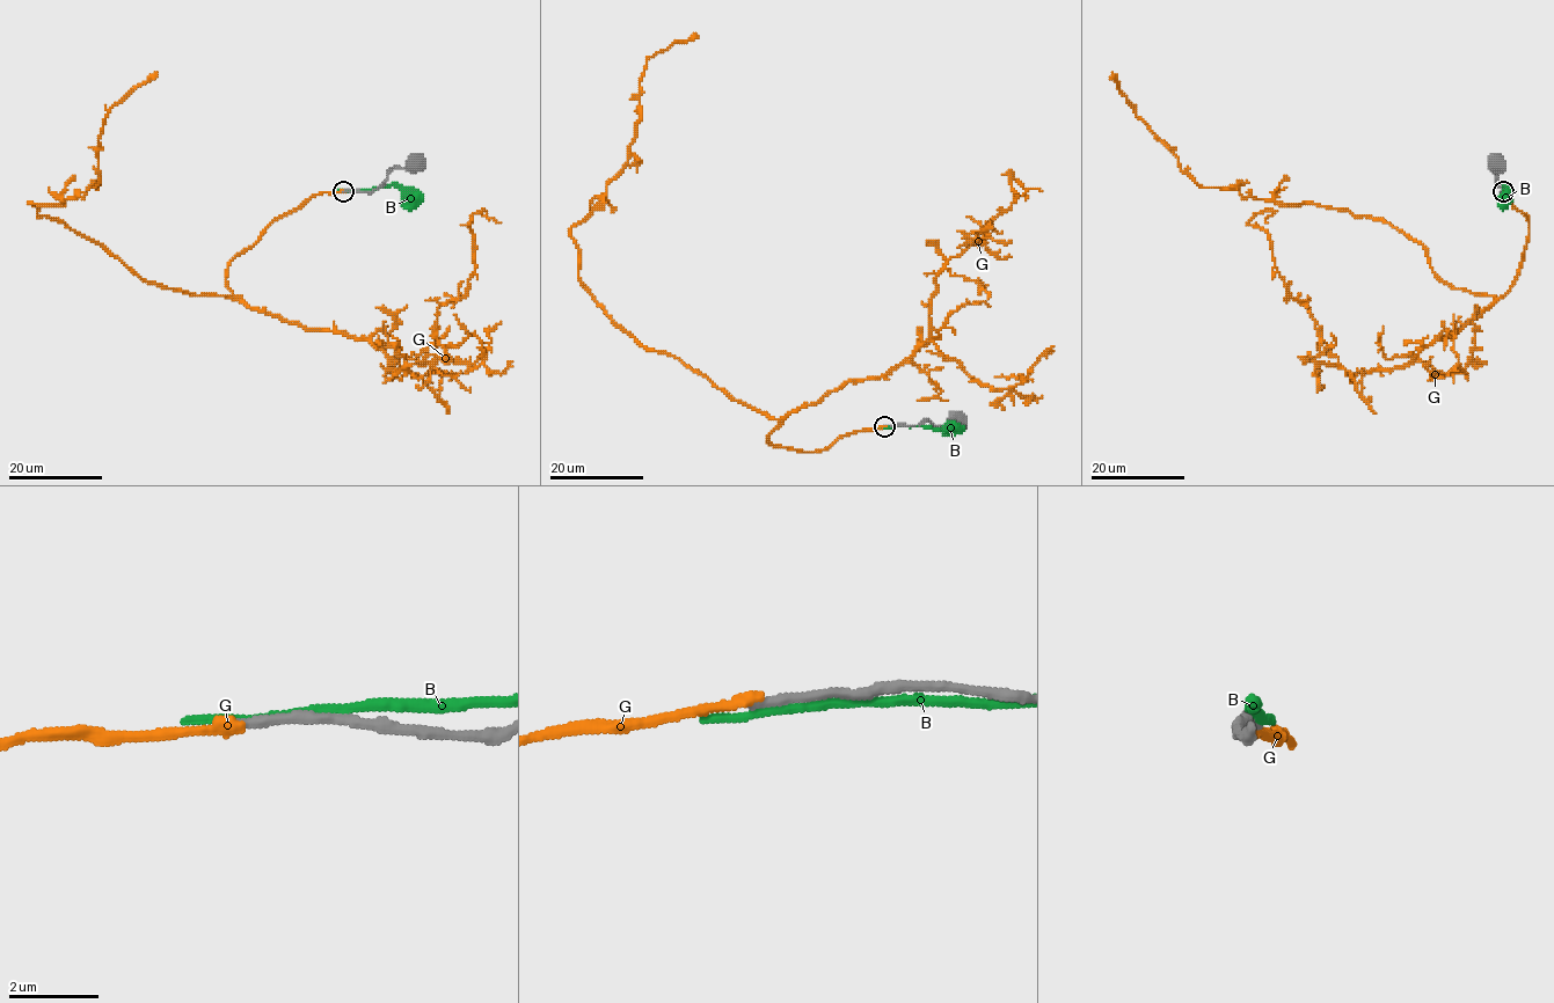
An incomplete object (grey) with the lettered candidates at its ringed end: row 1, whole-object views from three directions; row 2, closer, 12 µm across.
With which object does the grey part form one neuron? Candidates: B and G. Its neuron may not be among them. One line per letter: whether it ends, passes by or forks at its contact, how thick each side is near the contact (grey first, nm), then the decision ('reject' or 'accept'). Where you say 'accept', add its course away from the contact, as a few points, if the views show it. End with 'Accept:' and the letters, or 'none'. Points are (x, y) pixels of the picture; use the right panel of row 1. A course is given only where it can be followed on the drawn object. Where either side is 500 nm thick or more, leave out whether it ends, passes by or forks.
B: it passes by | 220/200 nm | reject
G: it ends | 240/240 nm | reject
Accept: none

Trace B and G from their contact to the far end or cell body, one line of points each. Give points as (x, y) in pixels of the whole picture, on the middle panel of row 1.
B: (890, 426), (951, 427)
G: (884, 426), (773, 446), (778, 419), (647, 350), (579, 279), (569, 229), (628, 158), (647, 60), (697, 36)

